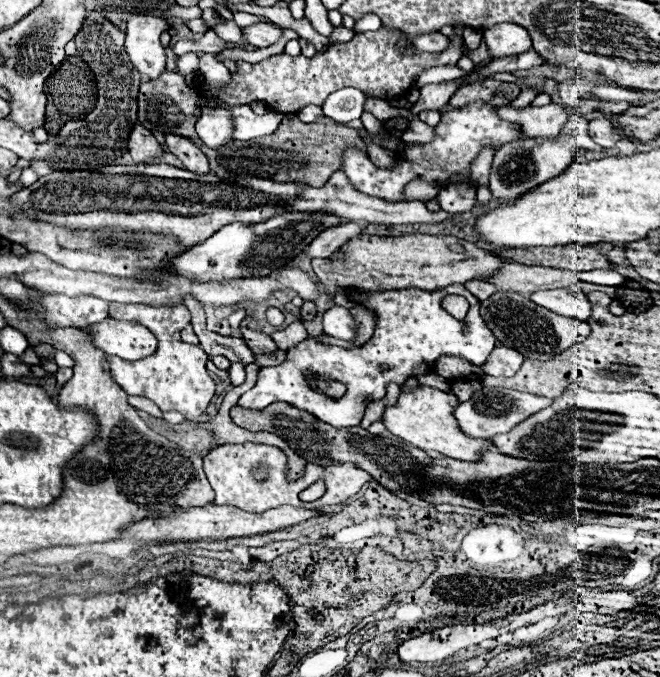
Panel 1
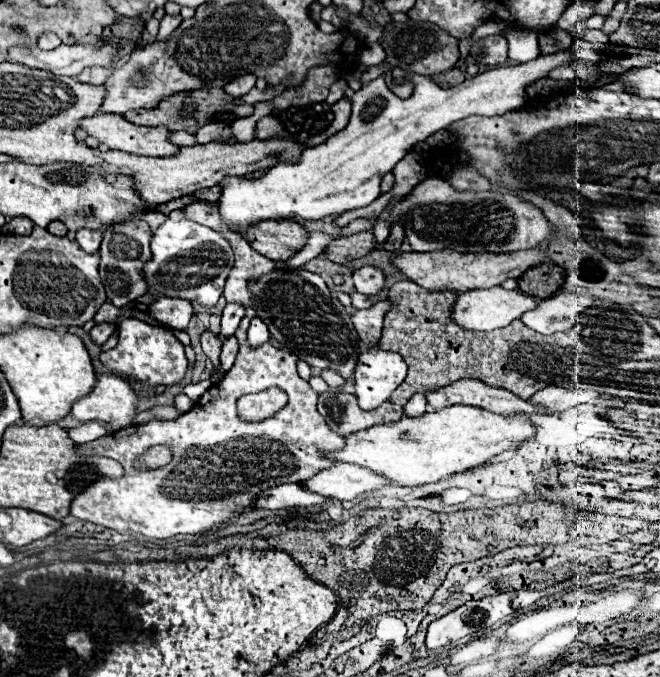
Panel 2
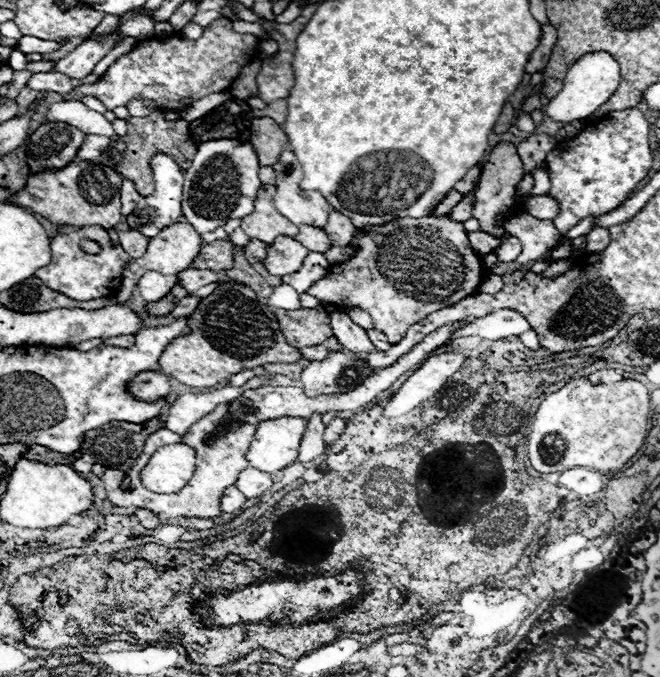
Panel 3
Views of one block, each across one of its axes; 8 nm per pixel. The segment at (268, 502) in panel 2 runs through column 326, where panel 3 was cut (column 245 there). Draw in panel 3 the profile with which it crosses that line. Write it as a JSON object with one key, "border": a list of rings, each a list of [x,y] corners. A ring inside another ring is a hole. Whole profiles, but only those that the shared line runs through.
{"border":[[[232,486],[232,488],[224,490],[224,496],[220,498],[220,510],[222,512],[238,512],[244,506],[244,502],[246,502],[244,494],[236,486]]]}

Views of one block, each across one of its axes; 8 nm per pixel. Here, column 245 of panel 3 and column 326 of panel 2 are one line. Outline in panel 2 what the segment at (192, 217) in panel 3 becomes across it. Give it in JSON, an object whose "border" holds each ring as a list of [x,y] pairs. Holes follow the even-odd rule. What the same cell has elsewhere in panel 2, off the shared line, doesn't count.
{"border":[[[570,48],[538,56],[526,64],[488,70],[446,90],[438,88],[430,78],[394,68],[398,80],[402,80],[402,76],[414,80],[410,98],[402,100],[392,94],[384,78],[372,80],[368,86],[354,92],[348,126],[330,136],[324,144],[306,148],[298,162],[278,162],[256,180],[224,176],[218,184],[222,188],[218,200],[220,220],[232,232],[238,232],[240,228],[250,228],[264,220],[290,220],[296,216],[302,220],[322,220],[326,216],[368,206],[380,196],[382,176],[390,172],[416,142],[426,140],[430,134],[444,130],[448,124],[466,116],[502,116],[524,106],[526,86],[540,78],[548,78],[548,74],[560,66],[572,66]]]}

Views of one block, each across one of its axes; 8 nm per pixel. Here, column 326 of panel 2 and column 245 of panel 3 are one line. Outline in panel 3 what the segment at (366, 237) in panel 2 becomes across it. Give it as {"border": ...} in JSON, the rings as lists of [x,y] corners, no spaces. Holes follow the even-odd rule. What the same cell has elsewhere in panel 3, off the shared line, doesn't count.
{"border":[[[250,240],[244,248],[244,256],[250,264],[256,264],[256,262],[262,262],[266,258],[266,244],[260,244],[260,240]]]}

